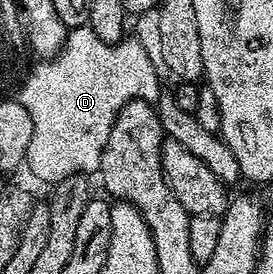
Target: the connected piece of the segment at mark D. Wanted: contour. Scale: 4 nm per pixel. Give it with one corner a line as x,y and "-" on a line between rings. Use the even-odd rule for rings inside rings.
87,26
71,29
60,47
59,54
41,59
39,63
32,68
35,76
32,76
23,89
24,104
31,109
34,117
26,168
29,168
42,183
48,184
47,186
60,184
71,176
95,173
100,167
106,138
110,138
110,130
122,106
126,106
126,102
131,100
156,102
162,93
161,73
154,66
154,62
150,62
150,54
142,50
135,38
125,38
116,44
107,44

